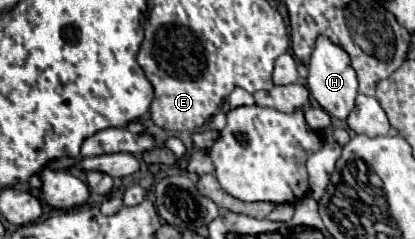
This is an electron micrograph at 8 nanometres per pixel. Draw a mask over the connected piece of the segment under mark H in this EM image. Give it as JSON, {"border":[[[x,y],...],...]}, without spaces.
{"border":[[[320,36],[316,40],[316,48],[310,56],[308,62],[310,74],[306,78],[308,82],[308,90],[314,96],[314,100],[332,116],[332,118],[340,118],[344,120],[352,108],[354,108],[354,98],[358,94],[358,80],[356,80],[356,72],[350,66],[350,56],[344,48],[340,48],[338,44],[334,44],[330,38]]]}

